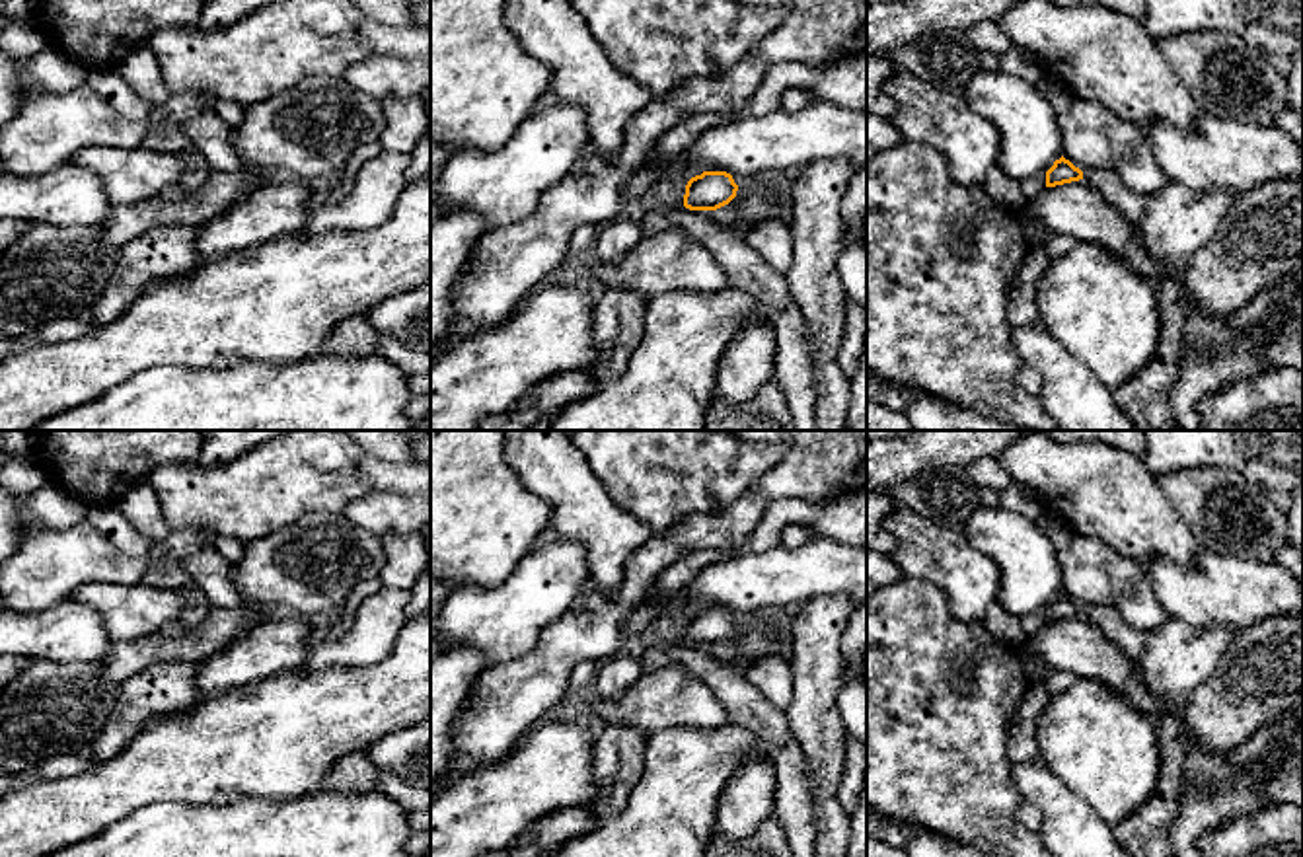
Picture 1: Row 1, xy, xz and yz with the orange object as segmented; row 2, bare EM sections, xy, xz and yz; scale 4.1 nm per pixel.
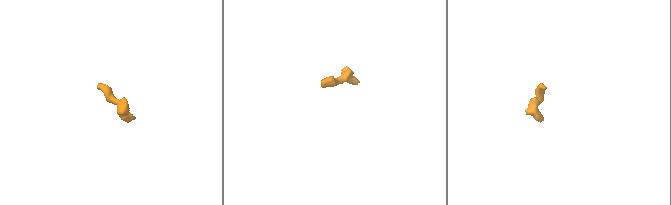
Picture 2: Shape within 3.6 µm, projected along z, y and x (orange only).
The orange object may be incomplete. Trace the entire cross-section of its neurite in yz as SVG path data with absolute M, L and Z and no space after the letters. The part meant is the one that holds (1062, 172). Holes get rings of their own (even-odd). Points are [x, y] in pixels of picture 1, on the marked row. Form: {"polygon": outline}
{"polygon": "M1063 156L1046 171L1046 187L1056 187L1083 179L1083 171Z"}

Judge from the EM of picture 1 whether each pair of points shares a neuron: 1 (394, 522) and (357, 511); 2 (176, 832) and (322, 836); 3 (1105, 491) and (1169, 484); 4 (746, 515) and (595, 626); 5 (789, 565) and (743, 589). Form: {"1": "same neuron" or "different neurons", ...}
{"1": "same neuron", "2": "same neuron", "3": "different neurons", "4": "same neuron", "5": "same neuron"}

